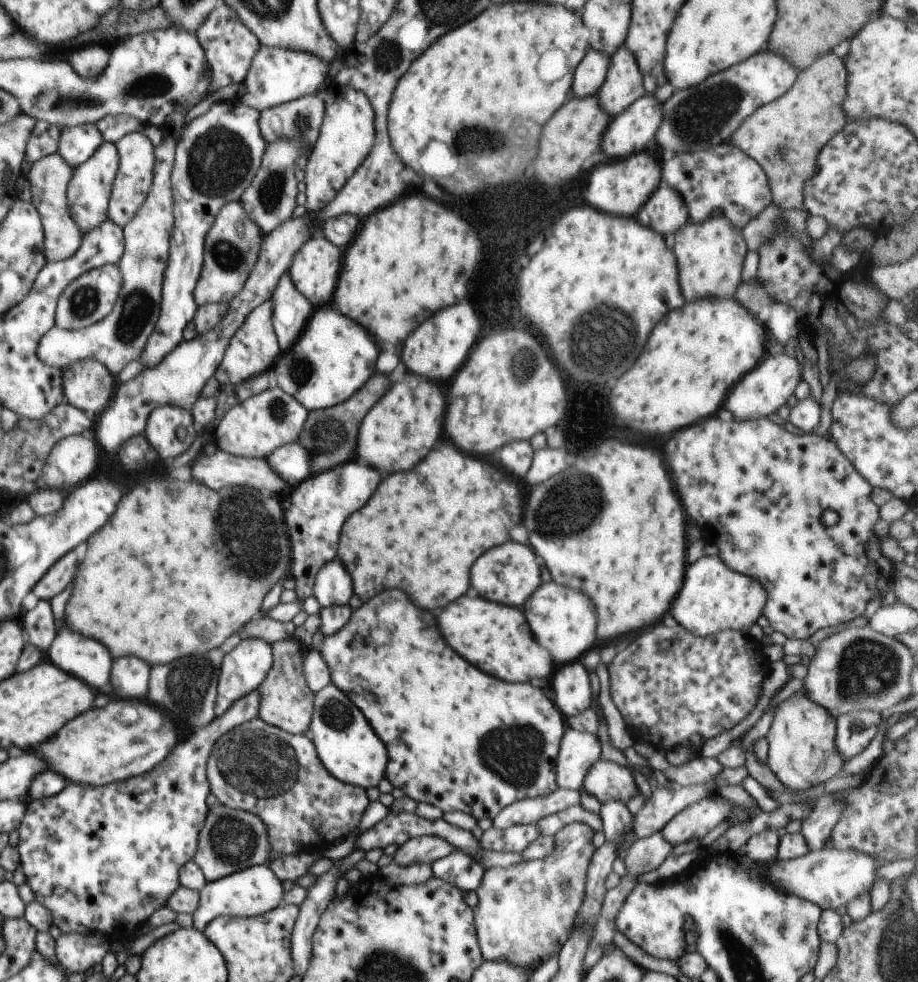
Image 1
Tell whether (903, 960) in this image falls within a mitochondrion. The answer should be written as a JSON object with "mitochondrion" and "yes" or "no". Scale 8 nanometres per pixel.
{"mitochondrion":"yes"}

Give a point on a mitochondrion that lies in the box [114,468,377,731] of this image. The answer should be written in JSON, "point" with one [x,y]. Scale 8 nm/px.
{"point":[254,554]}

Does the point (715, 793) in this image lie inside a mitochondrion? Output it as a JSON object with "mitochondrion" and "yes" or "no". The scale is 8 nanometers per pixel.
{"mitochondrion":"no"}

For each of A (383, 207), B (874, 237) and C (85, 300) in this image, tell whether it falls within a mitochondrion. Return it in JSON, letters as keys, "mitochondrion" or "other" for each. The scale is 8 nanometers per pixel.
{"A":"other","B":"other","C":"mitochondrion"}

